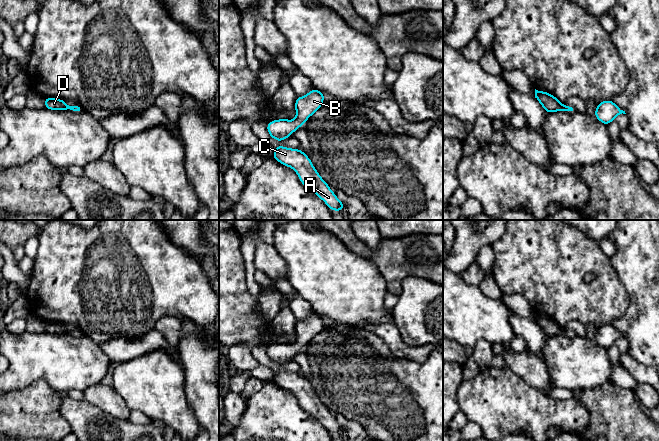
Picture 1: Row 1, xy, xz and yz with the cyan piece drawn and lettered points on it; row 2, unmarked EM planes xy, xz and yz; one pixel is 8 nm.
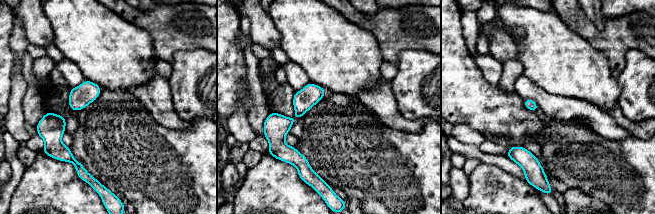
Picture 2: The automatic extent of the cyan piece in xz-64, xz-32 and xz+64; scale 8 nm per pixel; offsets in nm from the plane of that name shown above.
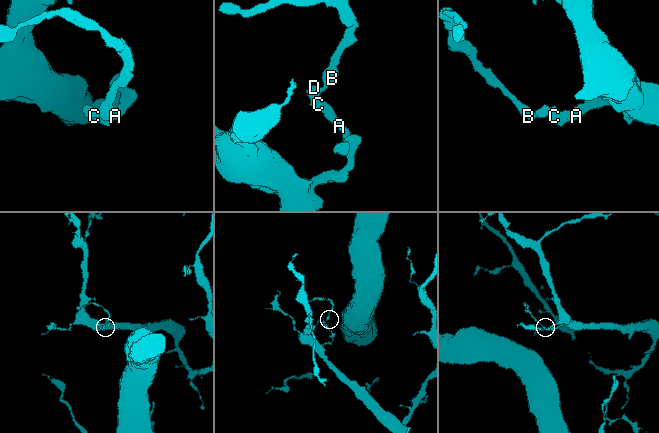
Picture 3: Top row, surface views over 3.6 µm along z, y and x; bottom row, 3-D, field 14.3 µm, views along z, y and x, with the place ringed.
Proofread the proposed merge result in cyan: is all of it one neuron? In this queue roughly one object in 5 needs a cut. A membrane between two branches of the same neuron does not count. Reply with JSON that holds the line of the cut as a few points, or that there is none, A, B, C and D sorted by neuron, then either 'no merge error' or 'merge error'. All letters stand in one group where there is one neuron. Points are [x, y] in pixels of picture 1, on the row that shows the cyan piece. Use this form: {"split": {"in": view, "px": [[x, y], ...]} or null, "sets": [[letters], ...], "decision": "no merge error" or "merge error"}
{"split": null, "sets": [["A", "B", "C", "D"]], "decision": "no merge error"}

